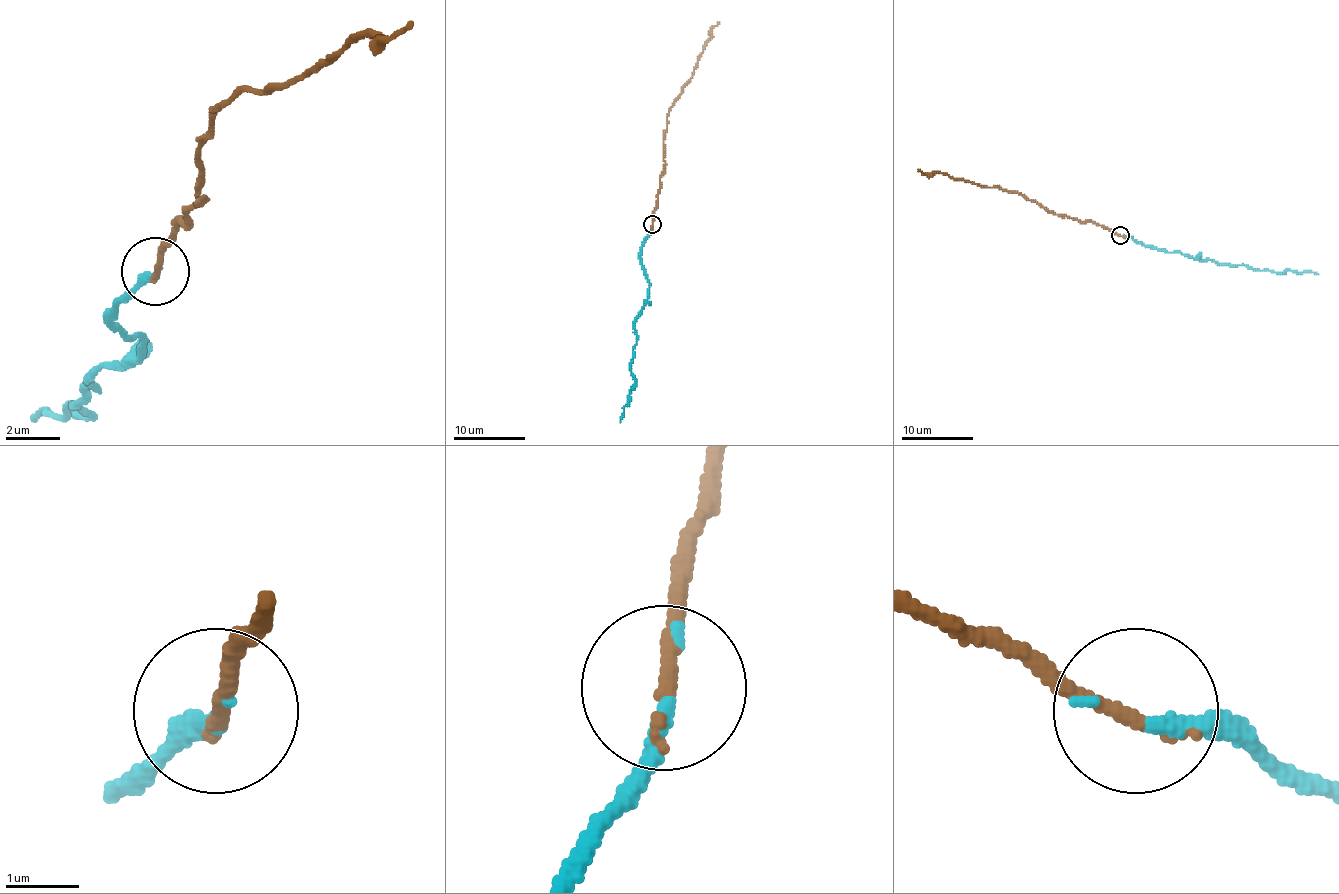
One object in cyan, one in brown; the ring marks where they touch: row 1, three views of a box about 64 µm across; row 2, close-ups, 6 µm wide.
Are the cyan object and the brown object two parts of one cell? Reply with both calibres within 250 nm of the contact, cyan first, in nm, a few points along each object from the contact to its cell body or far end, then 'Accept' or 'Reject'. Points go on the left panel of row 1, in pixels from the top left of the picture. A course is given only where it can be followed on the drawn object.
Thickness 240 nm (cyan) against 220 nm. Course of cyan: (157, 276), (109, 317), (143, 338), (143, 351), (88, 379), (74, 406), (88, 413), (68, 406), (33, 420). Course of brown: (157, 269), (177, 222), (204, 194), (198, 146), (218, 105), (307, 71), (348, 37), (396, 37), (410, 23). Accept

